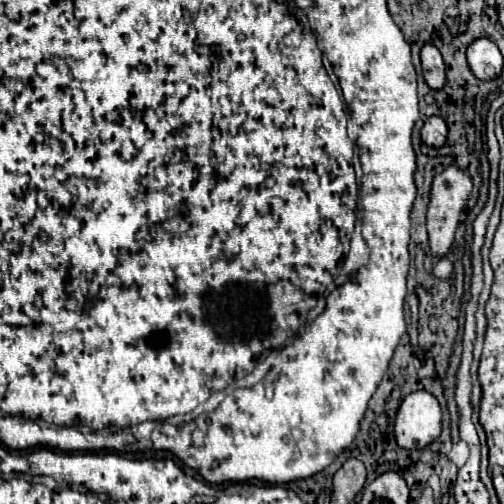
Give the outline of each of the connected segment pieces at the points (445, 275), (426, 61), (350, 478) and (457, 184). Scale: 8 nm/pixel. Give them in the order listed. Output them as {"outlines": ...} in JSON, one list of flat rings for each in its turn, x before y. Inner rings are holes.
{"outlines":[[[441,259,441,261,433,267,433,273,435,273,435,277,439,277,439,279,451,279,451,271,453,271,453,265,451,265,447,259]],[[425,45,421,49,421,65,423,65,423,77,431,89,443,89,445,79,445,63,435,45]],[[347,459,343,467,333,475,335,493,341,499,353,499,365,485,365,467,359,459]],[[447,167,445,171,441,171,439,175,433,177,431,183,431,195,429,195,429,207,427,207,427,231,429,231,429,243,431,243,431,251,439,257,443,257,455,237,455,229,457,229,457,221,459,221,459,213,467,201,471,193,471,179,467,177,465,171,457,169,457,167]]]}

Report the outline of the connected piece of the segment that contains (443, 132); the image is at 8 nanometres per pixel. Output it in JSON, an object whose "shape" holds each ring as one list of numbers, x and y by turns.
{"shape":[[429,117,421,129,421,139,429,147,441,147,447,139,447,125,441,117]]}

